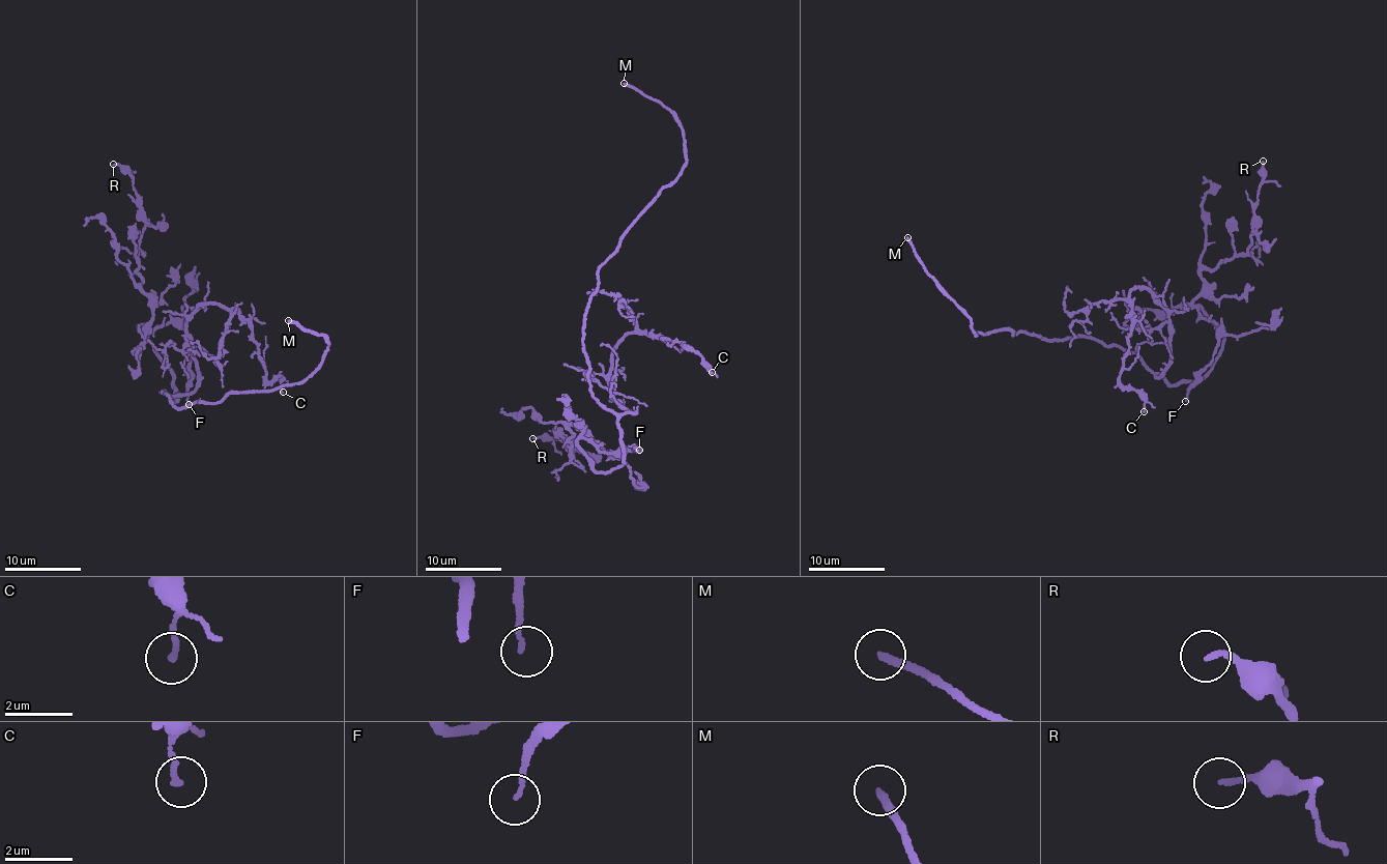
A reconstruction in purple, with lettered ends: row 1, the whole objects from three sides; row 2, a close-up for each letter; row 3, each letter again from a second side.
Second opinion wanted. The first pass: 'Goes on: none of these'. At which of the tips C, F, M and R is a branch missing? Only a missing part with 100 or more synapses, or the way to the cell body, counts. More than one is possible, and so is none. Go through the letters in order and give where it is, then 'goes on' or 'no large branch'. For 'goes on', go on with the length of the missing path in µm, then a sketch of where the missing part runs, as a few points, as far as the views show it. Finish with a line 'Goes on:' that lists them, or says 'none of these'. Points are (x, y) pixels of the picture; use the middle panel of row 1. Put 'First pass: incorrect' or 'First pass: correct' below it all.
C: at (712, 372); no large branch
F: at (639, 450); no large branch
M: at (624, 83); goes on; about 30 µm are missing; missing branch runs (624, 83), (549, 59), (474, 11)
R: at (532, 438); no large branch
Goes on: M
First pass: incorrect

